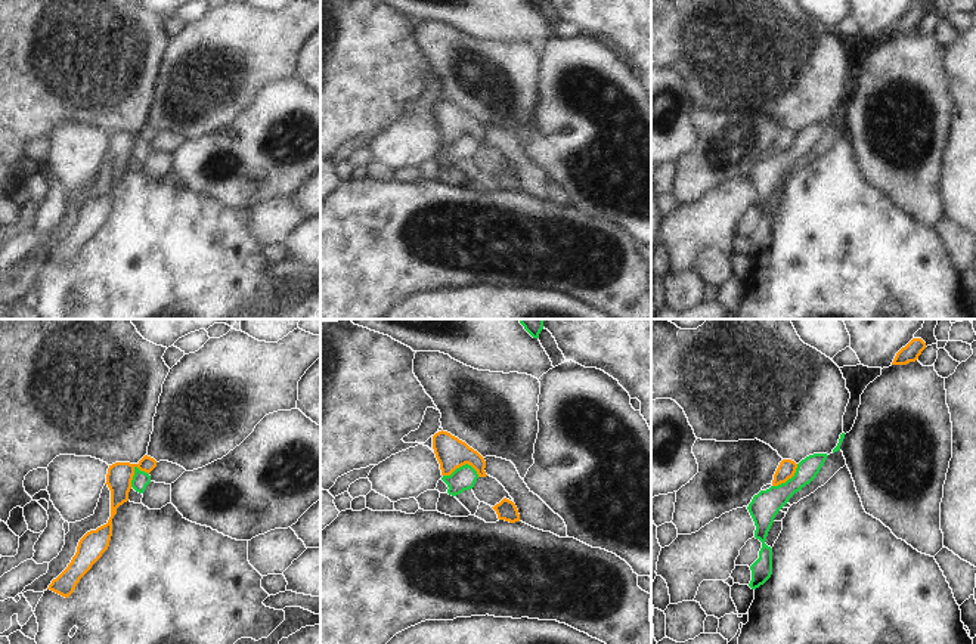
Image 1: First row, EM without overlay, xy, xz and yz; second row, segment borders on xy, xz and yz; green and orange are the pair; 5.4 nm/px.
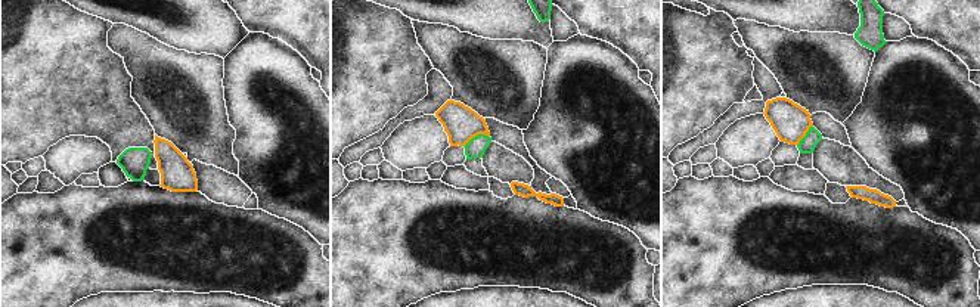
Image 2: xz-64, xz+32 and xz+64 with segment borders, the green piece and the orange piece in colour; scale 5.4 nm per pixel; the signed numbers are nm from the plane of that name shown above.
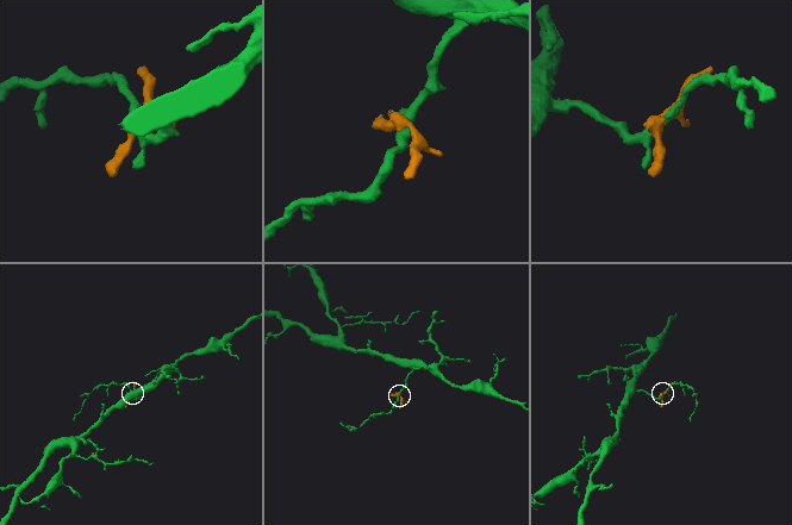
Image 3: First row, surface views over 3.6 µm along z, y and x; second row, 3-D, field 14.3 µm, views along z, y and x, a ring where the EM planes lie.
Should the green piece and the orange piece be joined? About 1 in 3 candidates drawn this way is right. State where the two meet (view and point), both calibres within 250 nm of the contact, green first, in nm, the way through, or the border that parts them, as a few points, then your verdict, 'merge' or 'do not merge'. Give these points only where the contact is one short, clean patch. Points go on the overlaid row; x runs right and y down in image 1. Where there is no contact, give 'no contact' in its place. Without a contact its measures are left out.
contact xz (462, 466); calibres 130 and 170 nm; border xz (479, 474), (470, 466), (462, 464), (443, 476); do not merge

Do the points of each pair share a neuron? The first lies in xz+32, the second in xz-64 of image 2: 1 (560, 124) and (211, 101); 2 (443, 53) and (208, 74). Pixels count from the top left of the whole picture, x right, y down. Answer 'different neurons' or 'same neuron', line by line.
1: different neurons
2: same neuron

